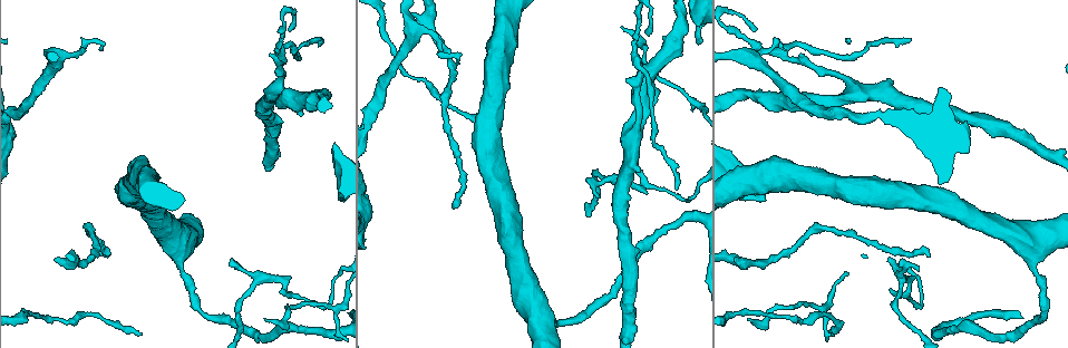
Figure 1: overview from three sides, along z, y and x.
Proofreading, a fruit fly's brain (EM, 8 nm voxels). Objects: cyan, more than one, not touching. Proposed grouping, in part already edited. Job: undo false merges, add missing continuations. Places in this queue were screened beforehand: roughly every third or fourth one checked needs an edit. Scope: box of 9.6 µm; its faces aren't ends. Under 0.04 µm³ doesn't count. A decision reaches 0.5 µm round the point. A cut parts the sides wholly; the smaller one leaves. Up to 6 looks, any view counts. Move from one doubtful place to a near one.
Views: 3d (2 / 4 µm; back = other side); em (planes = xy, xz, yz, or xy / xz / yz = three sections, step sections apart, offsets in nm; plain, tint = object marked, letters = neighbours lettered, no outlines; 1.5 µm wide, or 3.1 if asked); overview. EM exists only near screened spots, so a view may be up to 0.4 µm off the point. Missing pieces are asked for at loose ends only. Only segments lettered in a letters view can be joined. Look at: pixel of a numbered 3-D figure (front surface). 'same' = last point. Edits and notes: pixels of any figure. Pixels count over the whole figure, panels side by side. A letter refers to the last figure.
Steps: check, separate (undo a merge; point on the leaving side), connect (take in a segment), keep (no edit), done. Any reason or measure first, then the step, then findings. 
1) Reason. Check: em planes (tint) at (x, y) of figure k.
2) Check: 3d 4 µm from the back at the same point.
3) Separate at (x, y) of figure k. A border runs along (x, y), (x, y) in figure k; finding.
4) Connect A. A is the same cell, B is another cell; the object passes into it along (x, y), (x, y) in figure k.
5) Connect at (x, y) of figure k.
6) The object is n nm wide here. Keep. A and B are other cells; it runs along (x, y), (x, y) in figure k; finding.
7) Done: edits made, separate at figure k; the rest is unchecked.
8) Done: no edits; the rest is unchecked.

An open end. Check: em xy step 4 (letters) at (735, 260) of figure 1.

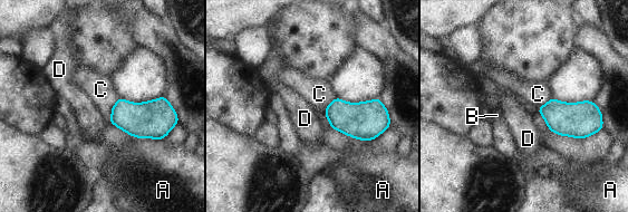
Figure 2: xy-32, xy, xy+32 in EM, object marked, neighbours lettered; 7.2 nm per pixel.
Check: em planes (letters) at the same point.

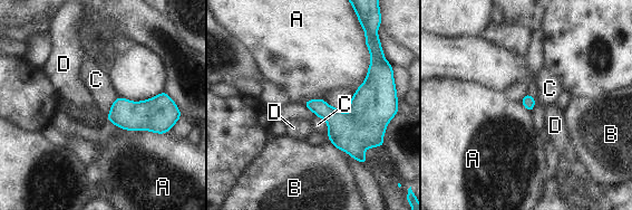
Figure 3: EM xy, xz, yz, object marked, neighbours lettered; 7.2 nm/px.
Keep. A, B, C and D are other cells; a border runs along (118, 126), (158, 133), (169, 131) in figure 3; no lettered segment goes on from it.

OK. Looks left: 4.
End of a long branch. Check: em yz step 4 (letters) at (453, 209) of figure 1.

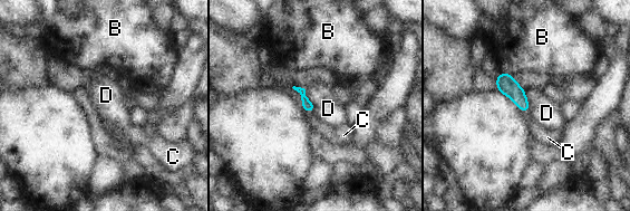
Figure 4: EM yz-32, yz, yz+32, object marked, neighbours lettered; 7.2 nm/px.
Connect C. C is the same cell, B and D are other cells; the object passes into it along (307, 105), (310, 111), (335, 135) in figure 4; it goes on there.

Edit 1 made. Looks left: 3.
Redraw. Check: overview.

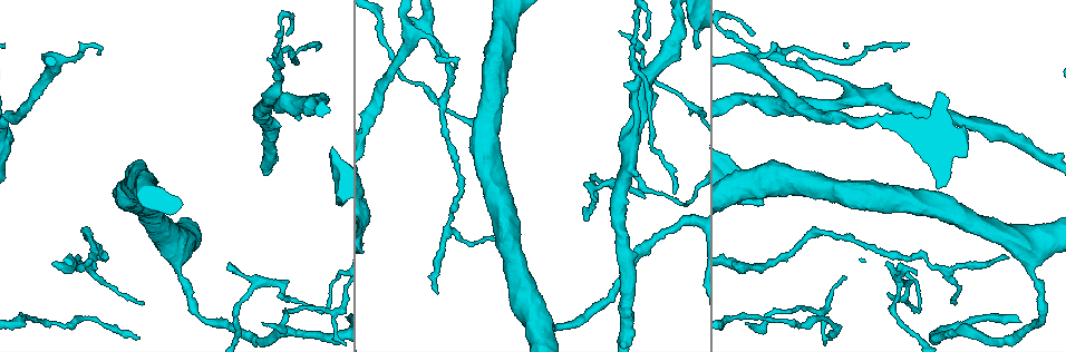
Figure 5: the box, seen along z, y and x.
A fork. Check: em planes (letters) at (637, 65) of figure 5.

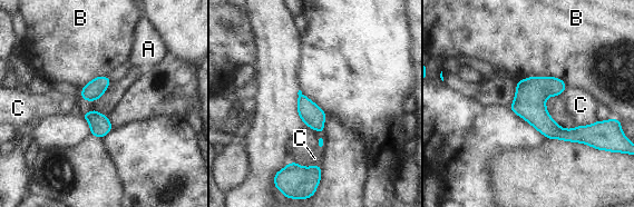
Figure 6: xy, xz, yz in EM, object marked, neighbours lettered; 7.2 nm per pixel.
Keep. A, B and C are other cells; it runs along (519, 84), (555, 131), (586, 137) in figure 6; all the same neuron.

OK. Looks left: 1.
Done: edits made, connect at figure 4; the rest is unchecked.

